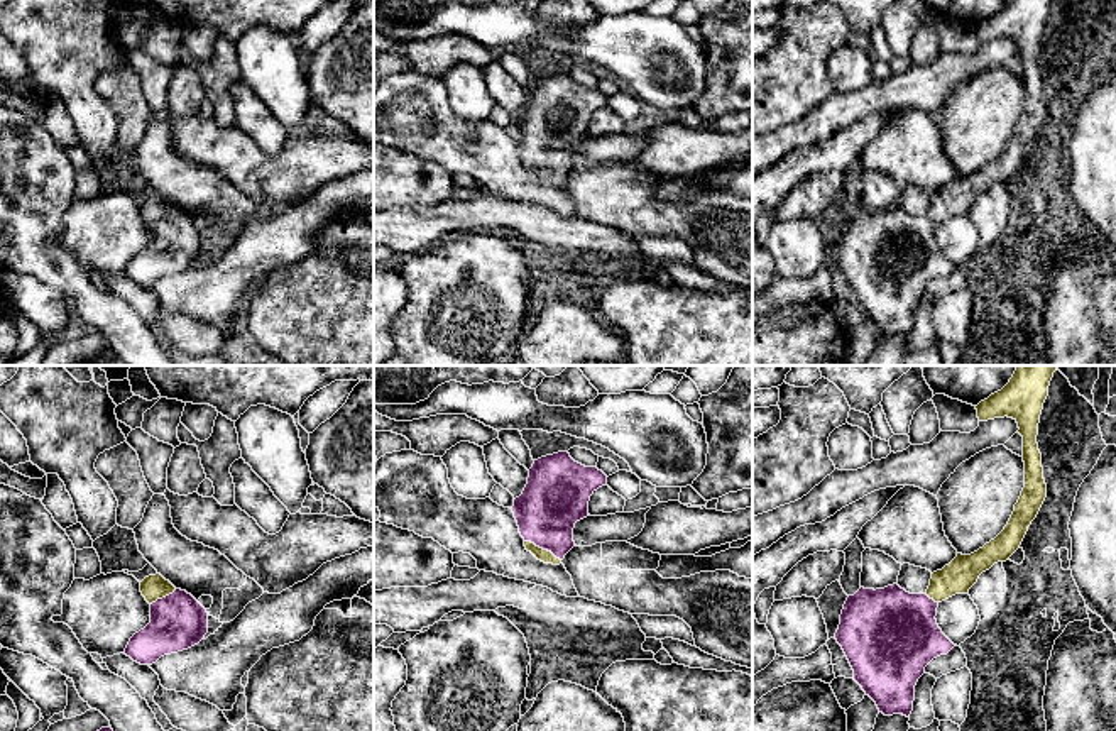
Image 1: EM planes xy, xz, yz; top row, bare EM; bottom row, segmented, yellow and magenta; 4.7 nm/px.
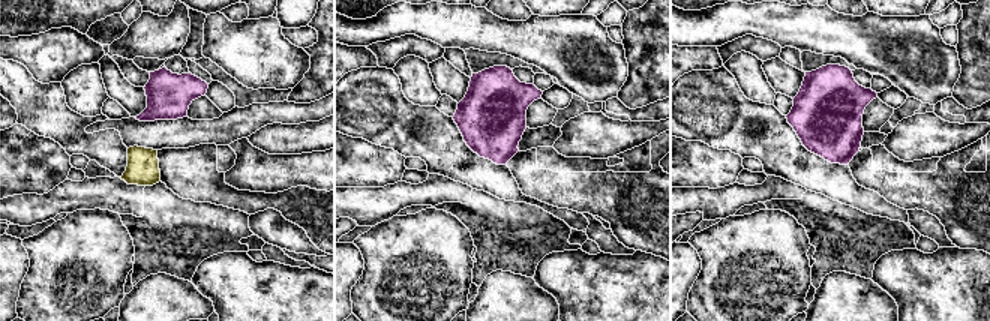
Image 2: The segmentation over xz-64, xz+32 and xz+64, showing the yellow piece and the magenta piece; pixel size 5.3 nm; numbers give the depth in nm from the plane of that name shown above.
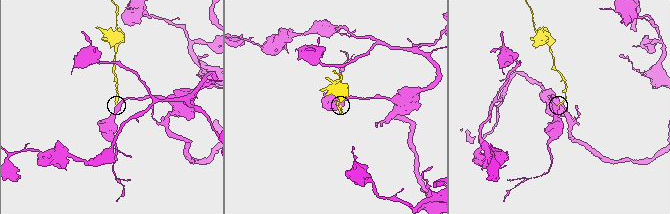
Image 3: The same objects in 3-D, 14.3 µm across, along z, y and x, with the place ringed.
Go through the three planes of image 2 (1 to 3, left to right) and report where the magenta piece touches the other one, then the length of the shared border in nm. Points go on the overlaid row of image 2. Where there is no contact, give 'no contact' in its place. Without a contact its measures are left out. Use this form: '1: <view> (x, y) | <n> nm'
1: no contact
2: no contact
3: no contact

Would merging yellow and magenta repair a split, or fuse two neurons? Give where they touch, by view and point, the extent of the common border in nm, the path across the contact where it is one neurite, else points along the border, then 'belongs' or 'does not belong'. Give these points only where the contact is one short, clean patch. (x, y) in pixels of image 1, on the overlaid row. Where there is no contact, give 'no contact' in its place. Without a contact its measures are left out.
meets yellow in xz at (541, 549); contact 200 nm long; runs through xz (540, 554), (541, 549), (555, 498); belongs

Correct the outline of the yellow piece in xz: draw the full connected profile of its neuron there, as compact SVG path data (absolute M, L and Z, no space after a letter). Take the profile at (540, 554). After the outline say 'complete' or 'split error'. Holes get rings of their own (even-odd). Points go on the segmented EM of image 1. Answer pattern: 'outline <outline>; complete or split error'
outline M568 452L534 460L529 469L528 484L511 508L526 550L544 563L560 565L565 555L575 547L575 523L588 516L590 496L605 484L607 475L602 470L575 462Z; split error

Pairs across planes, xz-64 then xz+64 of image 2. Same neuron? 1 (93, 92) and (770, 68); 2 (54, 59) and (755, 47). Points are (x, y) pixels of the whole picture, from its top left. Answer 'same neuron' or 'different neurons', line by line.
1: different neurons
2: same neuron

